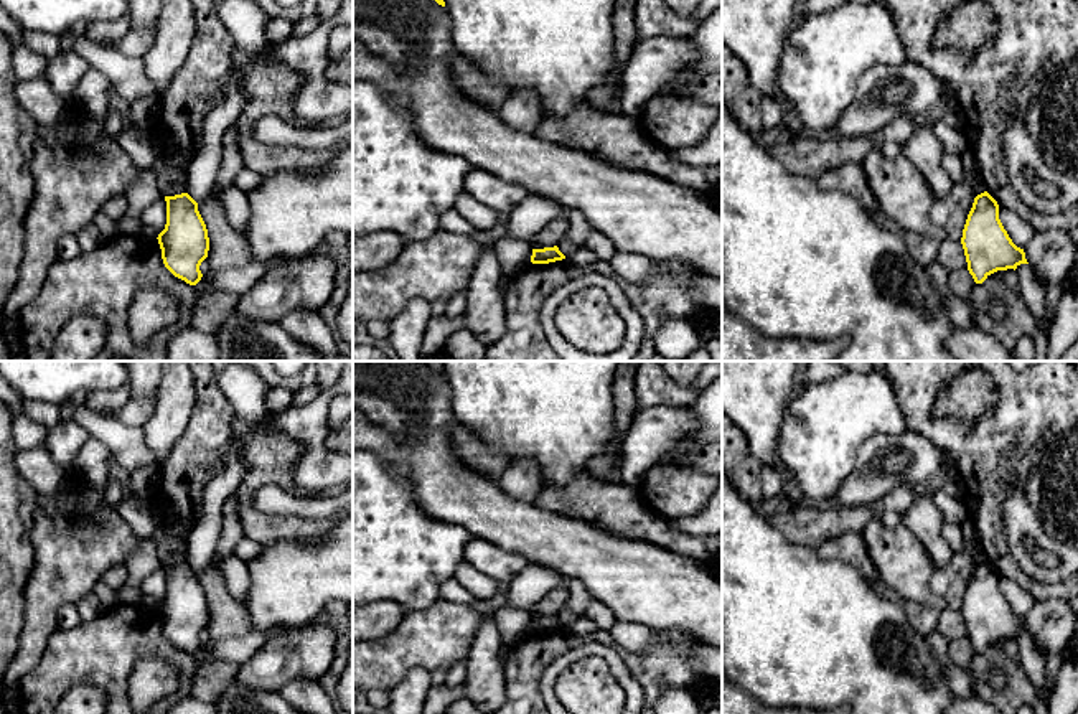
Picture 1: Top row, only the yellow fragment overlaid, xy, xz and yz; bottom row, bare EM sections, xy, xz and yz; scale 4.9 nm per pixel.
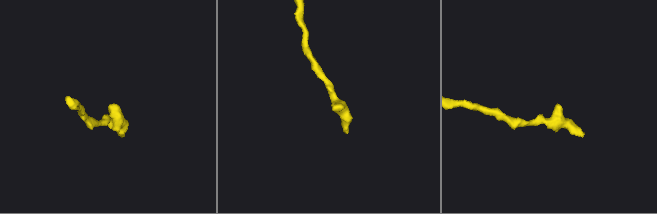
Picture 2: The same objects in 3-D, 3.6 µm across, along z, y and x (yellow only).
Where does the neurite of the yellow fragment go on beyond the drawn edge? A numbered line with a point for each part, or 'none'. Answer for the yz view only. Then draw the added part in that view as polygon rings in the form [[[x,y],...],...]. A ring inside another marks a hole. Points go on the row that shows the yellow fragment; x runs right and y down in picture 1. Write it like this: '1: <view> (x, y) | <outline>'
none

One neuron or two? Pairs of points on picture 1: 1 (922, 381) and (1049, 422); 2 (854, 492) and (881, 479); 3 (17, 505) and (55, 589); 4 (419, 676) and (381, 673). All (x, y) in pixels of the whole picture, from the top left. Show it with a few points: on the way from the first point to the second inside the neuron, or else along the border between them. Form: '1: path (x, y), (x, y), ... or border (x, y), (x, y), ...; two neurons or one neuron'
1: path (930, 421), (940, 431), (953, 436), (1009, 436); one neuron
2: path (861, 488), (874, 479); one neuron
3: border (38, 497), (30, 533), (30, 571); two neurons
4: border (431, 673), (414, 668), (388, 691); two neurons

